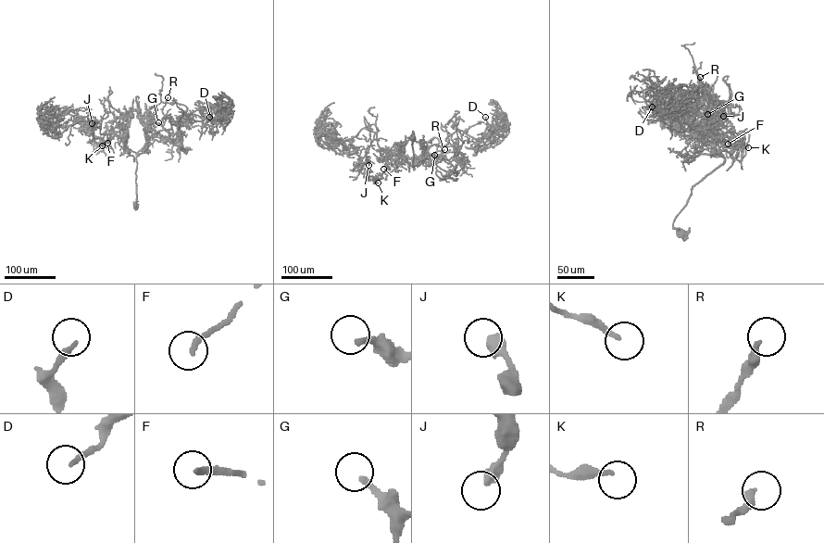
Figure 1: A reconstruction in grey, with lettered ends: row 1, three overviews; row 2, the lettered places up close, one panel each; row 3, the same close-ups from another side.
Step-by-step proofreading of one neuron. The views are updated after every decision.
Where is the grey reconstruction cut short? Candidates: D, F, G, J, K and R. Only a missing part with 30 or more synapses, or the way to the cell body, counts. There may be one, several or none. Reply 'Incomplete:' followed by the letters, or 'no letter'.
Incomplete: D, F, G

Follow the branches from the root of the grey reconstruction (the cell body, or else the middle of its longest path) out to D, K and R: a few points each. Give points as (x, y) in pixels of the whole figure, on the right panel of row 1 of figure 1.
D: (683, 233), (675, 218), (724, 157), (671, 107), (683, 108), (665, 108), (666, 92), (652, 107)
K: (683, 233), (673, 226), (675, 218), (692, 187), (725, 160), (704, 139), (718, 132), (748, 147)
R: (683, 233), (673, 226), (675, 218), (686, 205), (692, 187), (724, 158), (706, 132), (715, 103), (700, 77)

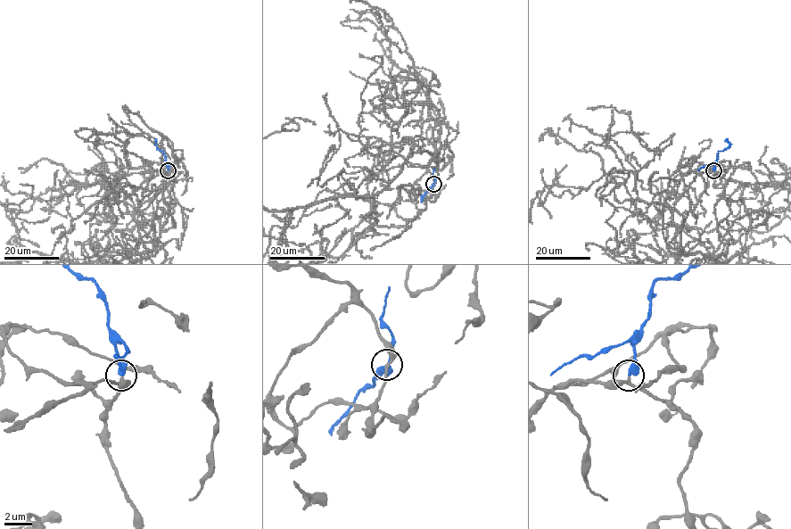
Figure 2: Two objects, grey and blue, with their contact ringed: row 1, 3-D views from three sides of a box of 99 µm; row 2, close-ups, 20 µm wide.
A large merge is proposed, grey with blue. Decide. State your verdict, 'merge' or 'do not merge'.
merge

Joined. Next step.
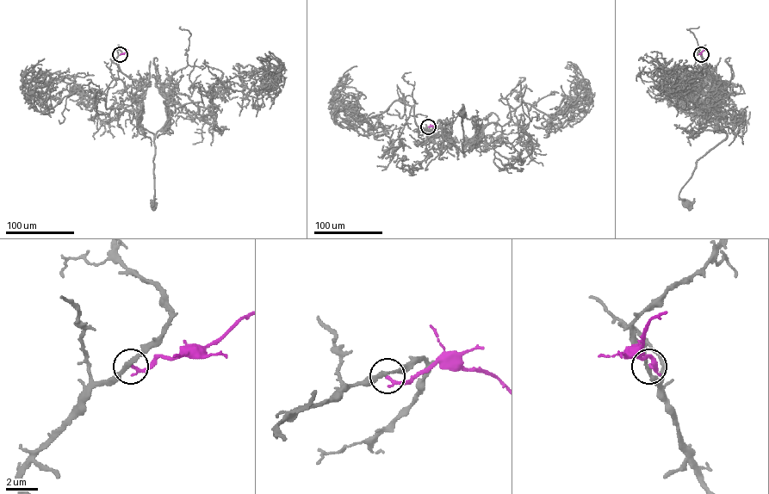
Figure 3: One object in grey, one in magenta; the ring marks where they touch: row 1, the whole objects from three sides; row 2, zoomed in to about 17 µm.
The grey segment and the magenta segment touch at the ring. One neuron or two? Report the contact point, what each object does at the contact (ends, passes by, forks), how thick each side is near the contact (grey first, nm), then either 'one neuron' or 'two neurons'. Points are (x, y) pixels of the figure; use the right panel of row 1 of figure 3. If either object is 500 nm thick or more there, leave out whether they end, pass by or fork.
place (701, 54); grey passes by; magenta ends; calibres 220 and 220 nm; two neurons

